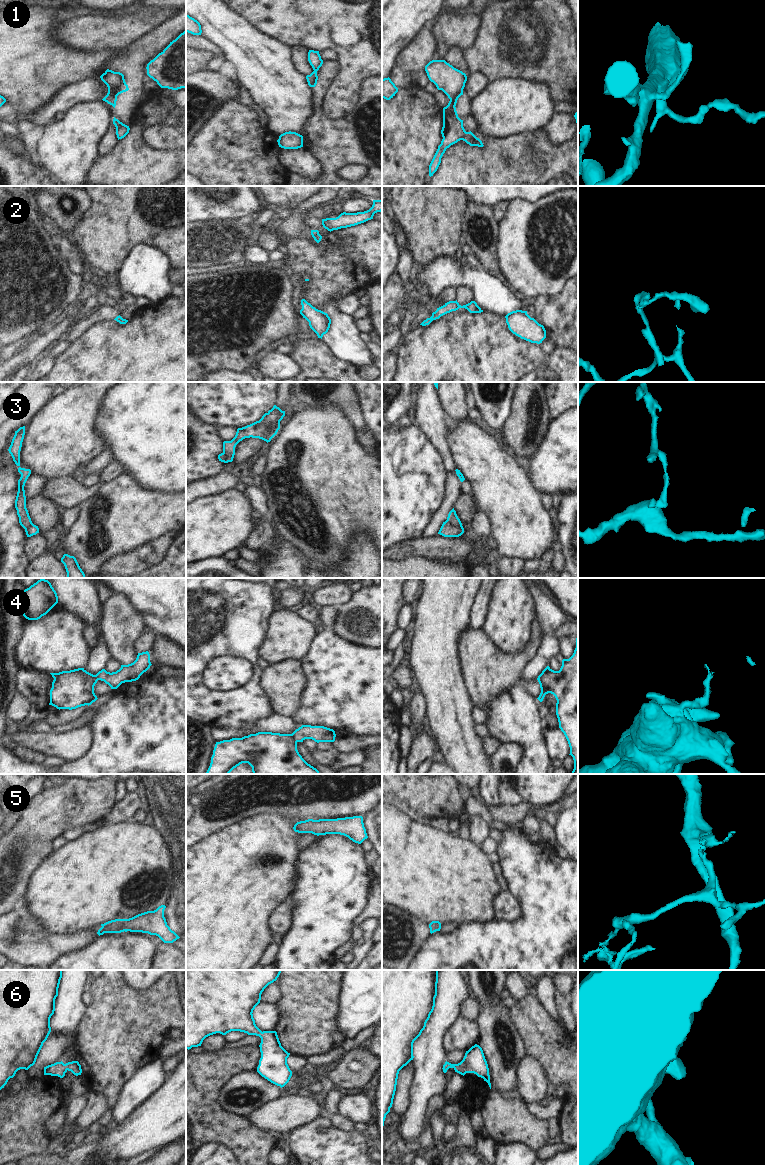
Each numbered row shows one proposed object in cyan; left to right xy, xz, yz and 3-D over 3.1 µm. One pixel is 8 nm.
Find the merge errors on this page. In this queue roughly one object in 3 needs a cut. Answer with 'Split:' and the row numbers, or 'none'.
Split: 3, 4.

